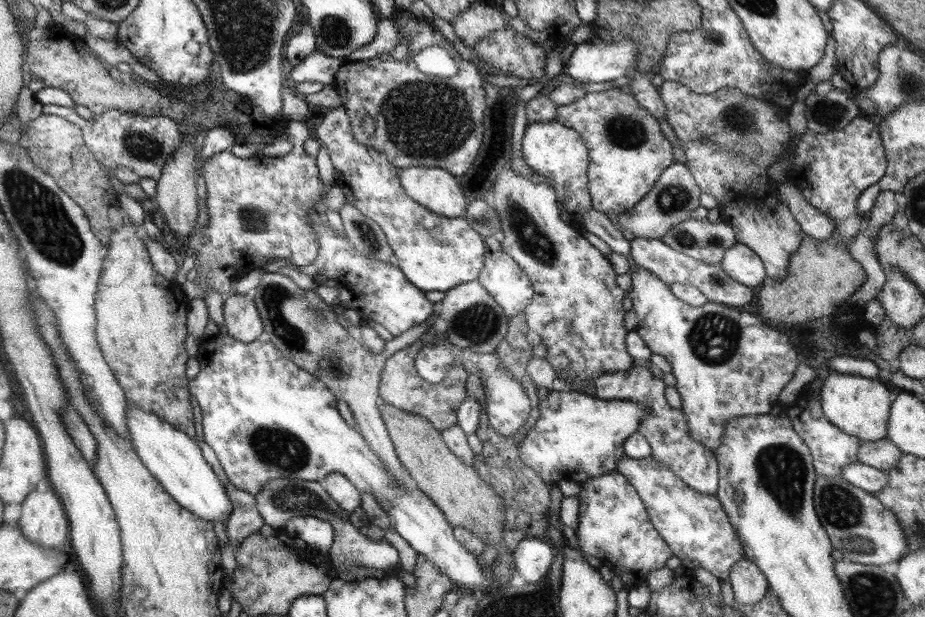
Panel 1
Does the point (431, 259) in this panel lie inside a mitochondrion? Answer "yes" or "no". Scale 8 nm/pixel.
no

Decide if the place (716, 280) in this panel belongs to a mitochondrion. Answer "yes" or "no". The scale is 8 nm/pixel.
yes

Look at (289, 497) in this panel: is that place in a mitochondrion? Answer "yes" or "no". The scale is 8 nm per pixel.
yes

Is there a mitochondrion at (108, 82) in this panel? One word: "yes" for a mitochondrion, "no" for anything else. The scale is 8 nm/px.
no

